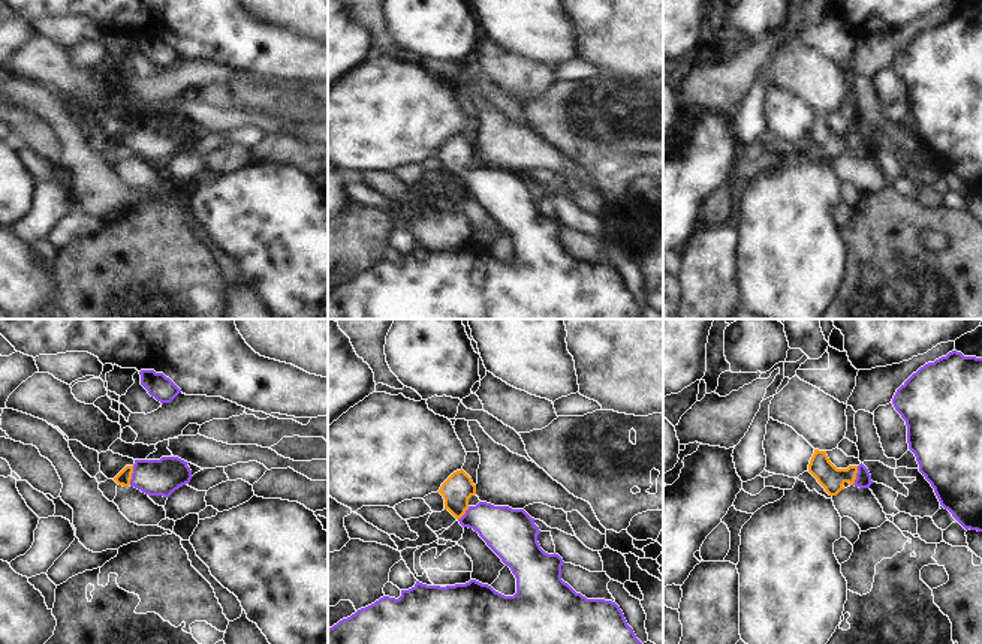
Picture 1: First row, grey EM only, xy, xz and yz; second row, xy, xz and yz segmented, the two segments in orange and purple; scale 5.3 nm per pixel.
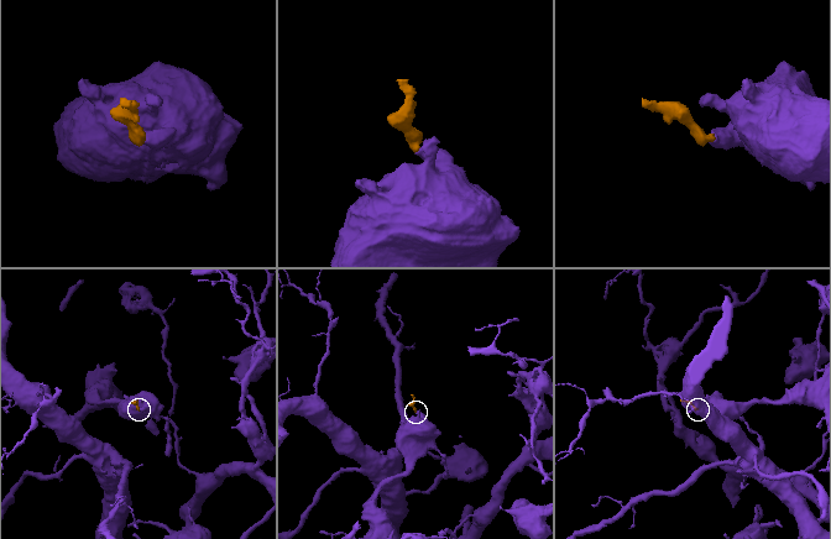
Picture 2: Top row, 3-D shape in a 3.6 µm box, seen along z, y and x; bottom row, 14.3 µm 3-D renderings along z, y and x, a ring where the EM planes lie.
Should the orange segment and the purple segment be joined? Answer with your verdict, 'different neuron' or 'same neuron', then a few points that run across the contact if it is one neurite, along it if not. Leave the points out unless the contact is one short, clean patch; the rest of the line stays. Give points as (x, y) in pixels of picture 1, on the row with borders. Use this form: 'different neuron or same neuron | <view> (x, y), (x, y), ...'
same neuron | xy (123, 478), (130, 475), (162, 477)

